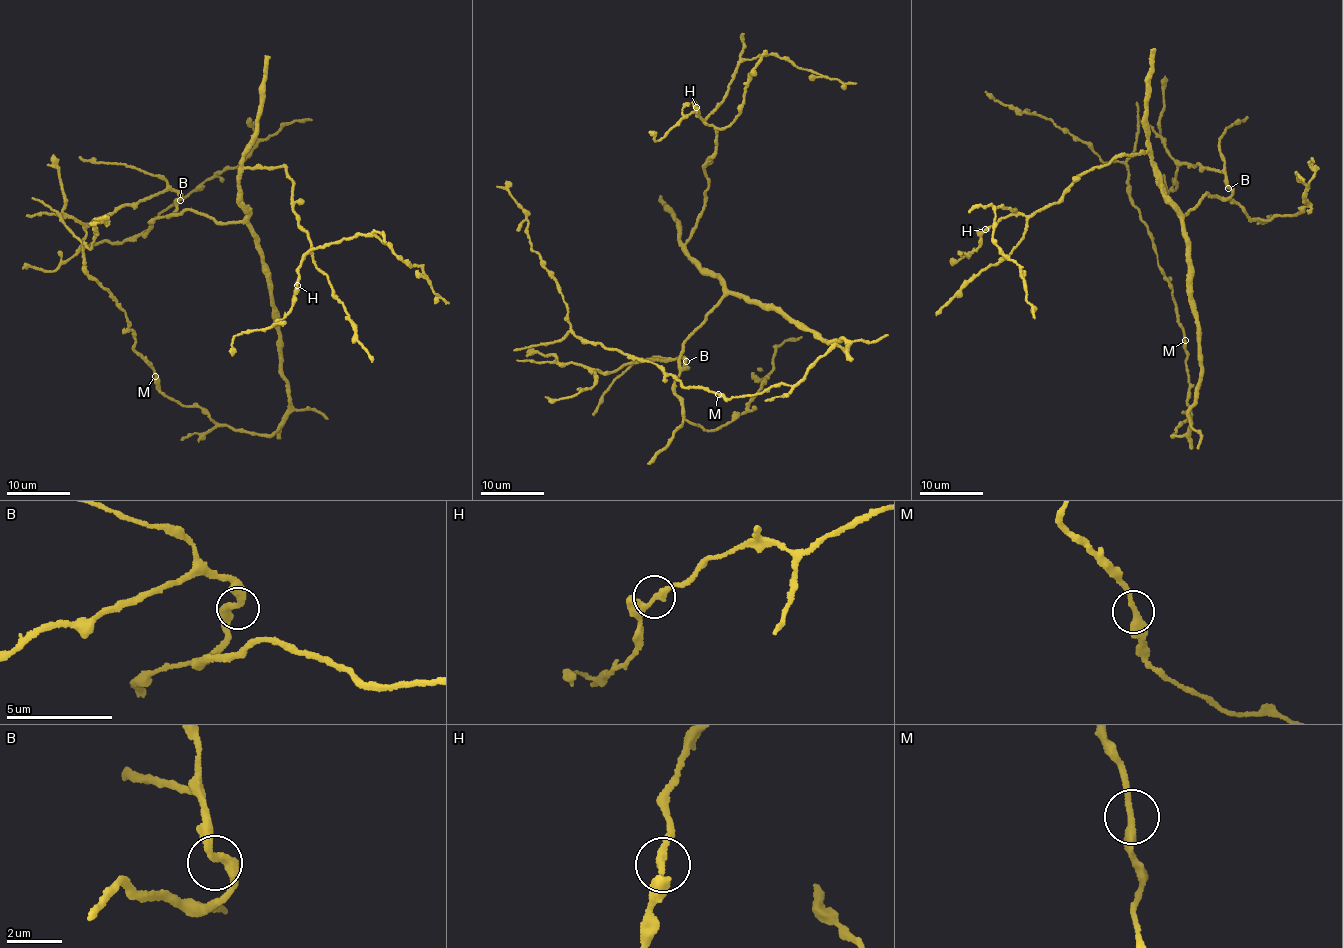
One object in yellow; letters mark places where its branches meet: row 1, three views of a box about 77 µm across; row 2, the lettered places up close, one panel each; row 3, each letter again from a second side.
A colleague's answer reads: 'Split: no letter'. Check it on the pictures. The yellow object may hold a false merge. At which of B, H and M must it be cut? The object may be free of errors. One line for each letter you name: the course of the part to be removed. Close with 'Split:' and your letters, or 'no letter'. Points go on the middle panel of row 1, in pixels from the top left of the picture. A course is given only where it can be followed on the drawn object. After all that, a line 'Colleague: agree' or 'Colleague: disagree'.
Split: no letter
Colleague: agree

